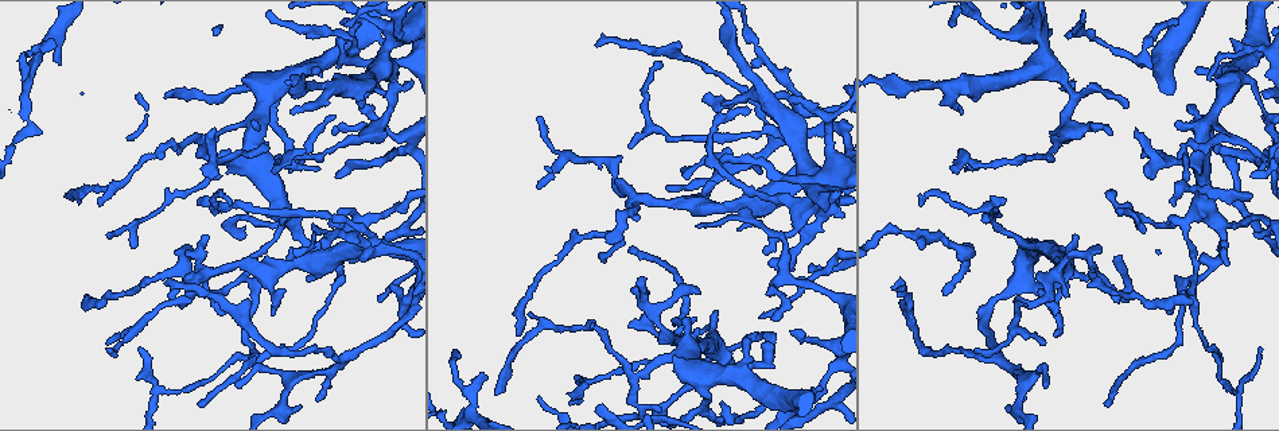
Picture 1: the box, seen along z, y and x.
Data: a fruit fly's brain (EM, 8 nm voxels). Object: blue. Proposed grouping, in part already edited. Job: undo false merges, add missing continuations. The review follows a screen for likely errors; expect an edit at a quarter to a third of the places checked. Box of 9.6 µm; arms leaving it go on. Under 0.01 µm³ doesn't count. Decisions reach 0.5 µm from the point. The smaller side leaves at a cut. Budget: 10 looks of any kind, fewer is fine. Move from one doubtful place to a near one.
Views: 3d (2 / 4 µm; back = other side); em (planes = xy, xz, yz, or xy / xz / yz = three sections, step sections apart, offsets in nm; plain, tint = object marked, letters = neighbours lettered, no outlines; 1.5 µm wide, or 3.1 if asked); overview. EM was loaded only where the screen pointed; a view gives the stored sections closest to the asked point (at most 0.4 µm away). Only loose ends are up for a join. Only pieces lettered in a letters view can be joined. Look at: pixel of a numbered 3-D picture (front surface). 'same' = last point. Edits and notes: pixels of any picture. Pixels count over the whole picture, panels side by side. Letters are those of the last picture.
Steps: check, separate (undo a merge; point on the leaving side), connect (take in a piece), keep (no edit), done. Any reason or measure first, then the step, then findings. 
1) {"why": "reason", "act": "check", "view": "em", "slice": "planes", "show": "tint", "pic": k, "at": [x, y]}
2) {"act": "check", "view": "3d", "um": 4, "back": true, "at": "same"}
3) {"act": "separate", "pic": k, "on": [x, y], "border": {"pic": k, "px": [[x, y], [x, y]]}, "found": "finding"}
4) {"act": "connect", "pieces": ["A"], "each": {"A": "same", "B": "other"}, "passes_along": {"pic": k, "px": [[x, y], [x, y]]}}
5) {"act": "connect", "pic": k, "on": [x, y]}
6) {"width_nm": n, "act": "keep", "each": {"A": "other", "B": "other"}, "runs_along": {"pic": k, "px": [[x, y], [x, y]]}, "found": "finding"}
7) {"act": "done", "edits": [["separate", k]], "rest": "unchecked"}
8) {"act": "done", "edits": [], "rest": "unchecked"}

{"why": "an open end", "act": "check", "view": "3d", "um": 2, "back": true, "pic": 1, "at": [336, 116]}

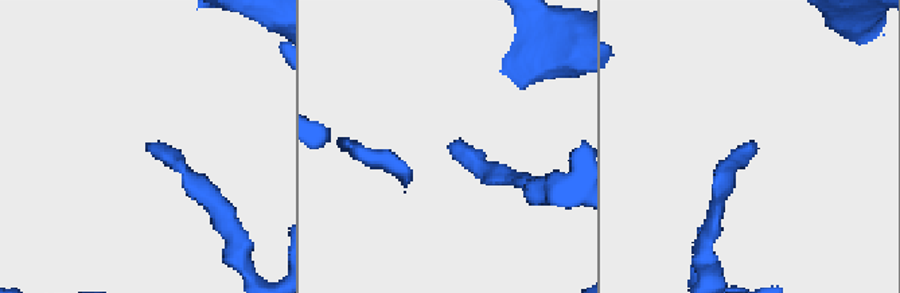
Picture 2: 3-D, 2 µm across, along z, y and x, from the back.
{"act": "check", "view": "em", "slice": "planes", "show": "letters", "pic": 2, "at": [752, 143]}

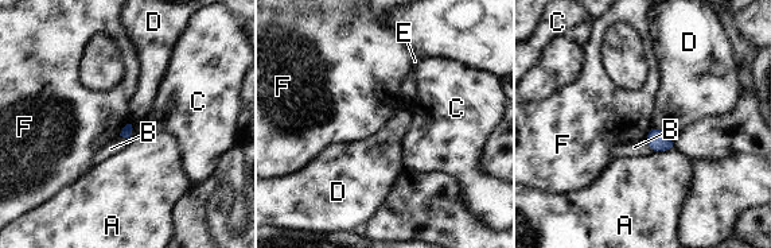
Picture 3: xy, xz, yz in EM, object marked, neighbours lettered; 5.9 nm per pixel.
{"act": "keep", "each": {"A": "other", "B": "other", "C": "other", "D": "other", "E": "other", "F": "other"}, "border": {"pic": 3, "px": [[653, 126], [662, 130], [670, 138]]}, "found": "no lettered piece goes on from it"}

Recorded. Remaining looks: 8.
{"why": "thin end", "act": "check", "view": "em", "slice": "planes", "show": "tint", "pic": 1, "at": [749, 110]}

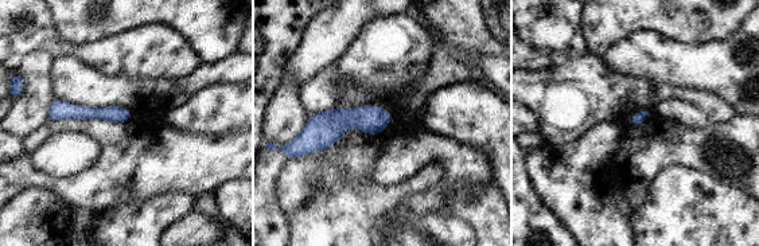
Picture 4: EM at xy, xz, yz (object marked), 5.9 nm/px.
{"why": "see the neighbours", "act": "check", "view": "em", "slice": "planes", "show": "letters", "at": "same"}

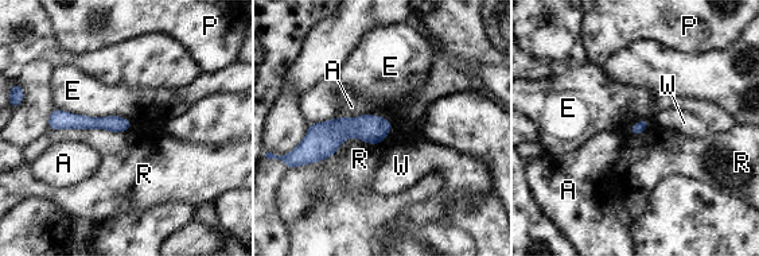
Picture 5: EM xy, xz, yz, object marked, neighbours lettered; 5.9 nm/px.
{"longest_contact_nm": ["R", 480], "act": "keep", "each": {"A": "other", "E": "other", "P": "other", "R": "other", "W": "other"}, "runs_along": {"pic": 5, "px": [[51, 120], [127, 124]]}, "found": "none of them fits"}

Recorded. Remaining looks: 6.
{"act": "check", "view": "em", "slice": "planes", "show": "letters", "pic": 1, "at": [540, 116]}

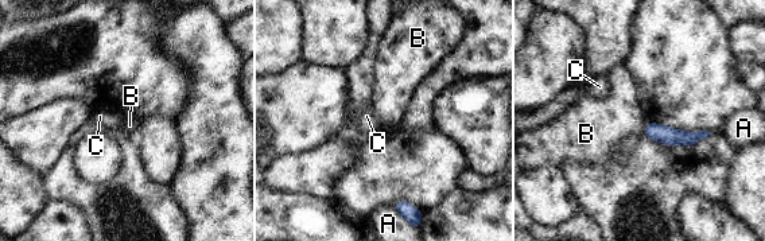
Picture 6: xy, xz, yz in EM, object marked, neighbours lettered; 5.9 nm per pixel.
{"act": "keep", "each": {"A": "other", "B": "other", "C": "other"}, "runs_along": {"pic": 6, "px": [[648, 127], [670, 136], [703, 135]]}, "found": "no lettered piece goes on from it"}

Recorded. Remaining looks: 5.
{"why": "long arm stops here", "act": "check", "view": "em", "slice": "planes", "show": "letters", "pic": 1, "at": [627, 249]}

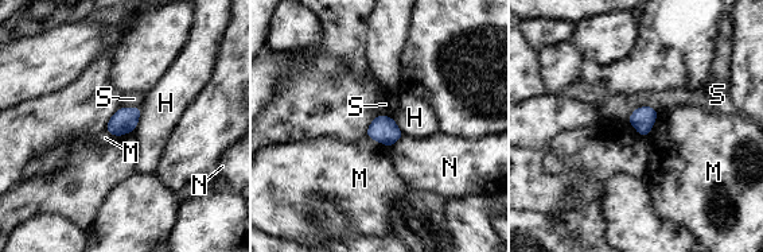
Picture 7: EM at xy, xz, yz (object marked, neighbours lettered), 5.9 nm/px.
{"width_nm": 150, "act": "keep", "each": {"H": "other", "M": "other", "N": "other", "S": "other"}, "border": {"pic": 7, "px": [[658, 111], [653, 128], [645, 138]]}, "found": "none of them fits"}

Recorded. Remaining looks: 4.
{"act": "done", "edits": [], "rest": "unchecked"}

